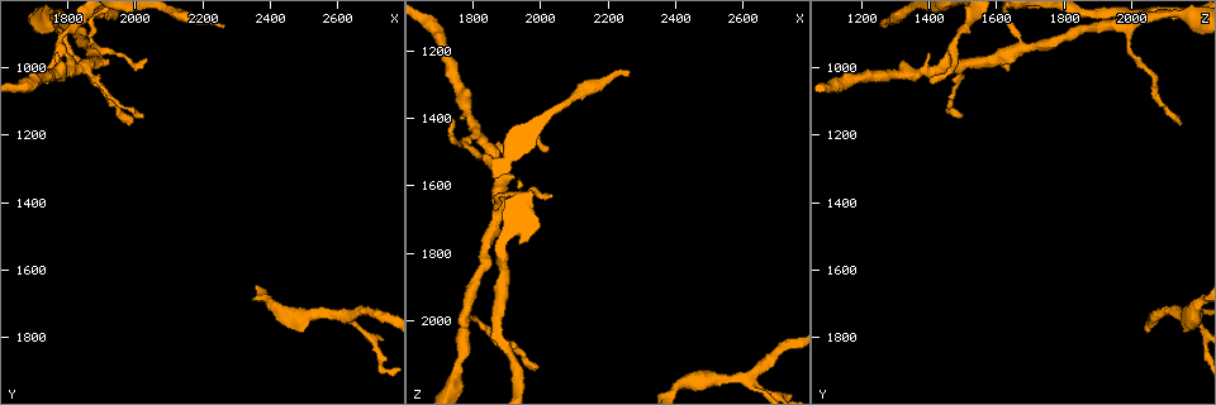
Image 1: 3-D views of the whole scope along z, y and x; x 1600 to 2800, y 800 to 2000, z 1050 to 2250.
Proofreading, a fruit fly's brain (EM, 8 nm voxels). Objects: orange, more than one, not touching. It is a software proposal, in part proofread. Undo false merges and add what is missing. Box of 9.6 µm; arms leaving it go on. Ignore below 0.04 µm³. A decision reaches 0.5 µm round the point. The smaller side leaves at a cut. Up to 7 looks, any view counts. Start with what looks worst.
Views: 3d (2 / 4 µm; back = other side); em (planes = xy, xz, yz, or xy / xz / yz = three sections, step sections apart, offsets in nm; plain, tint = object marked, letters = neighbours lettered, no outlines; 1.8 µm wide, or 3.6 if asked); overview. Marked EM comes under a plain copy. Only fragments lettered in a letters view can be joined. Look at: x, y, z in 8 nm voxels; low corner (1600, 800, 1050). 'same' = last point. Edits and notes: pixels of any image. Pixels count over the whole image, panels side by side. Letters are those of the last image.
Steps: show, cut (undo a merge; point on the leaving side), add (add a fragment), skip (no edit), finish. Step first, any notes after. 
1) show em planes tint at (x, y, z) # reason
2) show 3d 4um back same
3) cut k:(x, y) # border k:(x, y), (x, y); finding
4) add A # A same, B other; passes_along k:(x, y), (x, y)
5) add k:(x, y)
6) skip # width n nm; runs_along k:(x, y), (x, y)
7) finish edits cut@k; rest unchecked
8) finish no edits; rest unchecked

show em yz step 8 tint at (2620, 1730, 2170) # four-way junction

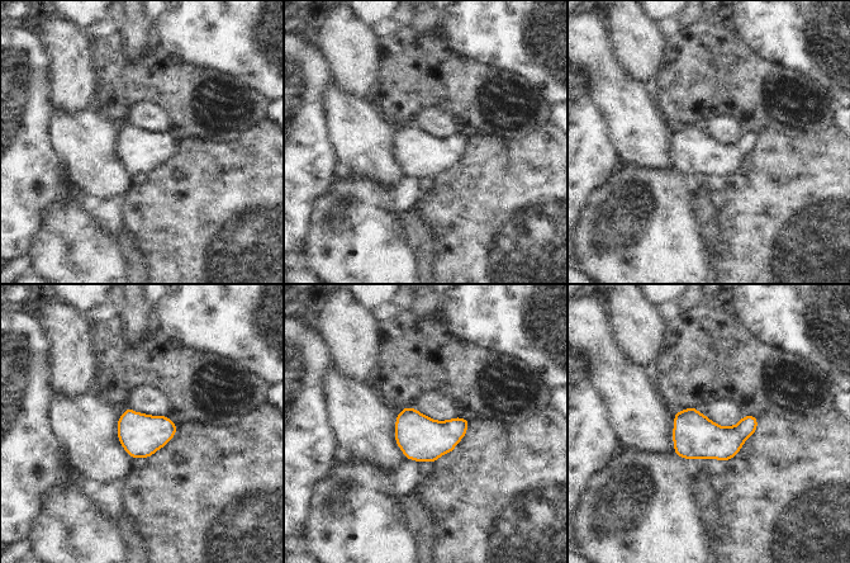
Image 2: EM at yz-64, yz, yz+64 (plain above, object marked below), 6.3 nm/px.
show em planes letters same # cut it another way

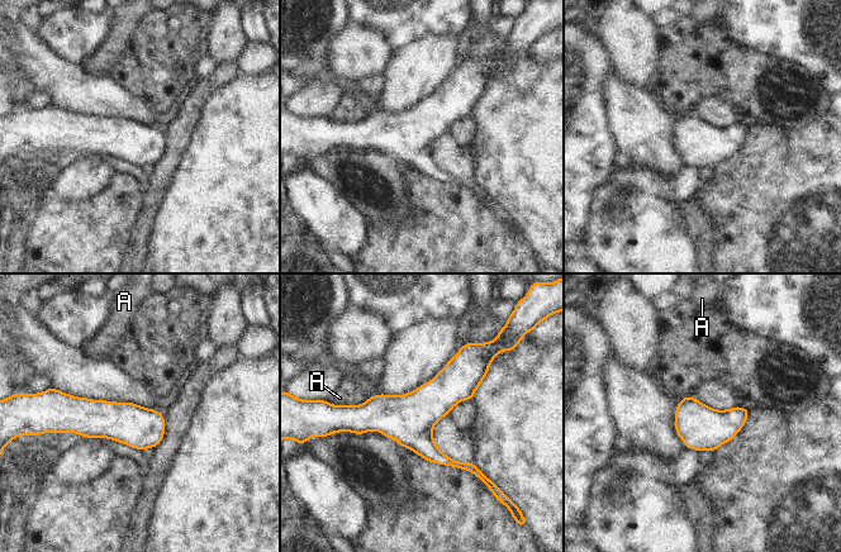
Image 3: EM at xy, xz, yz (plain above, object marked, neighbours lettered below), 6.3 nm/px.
skip # A other; one neuron here

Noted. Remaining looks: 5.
show 3d 2um back at (1810, 980, 1450) # two arms in line, one across

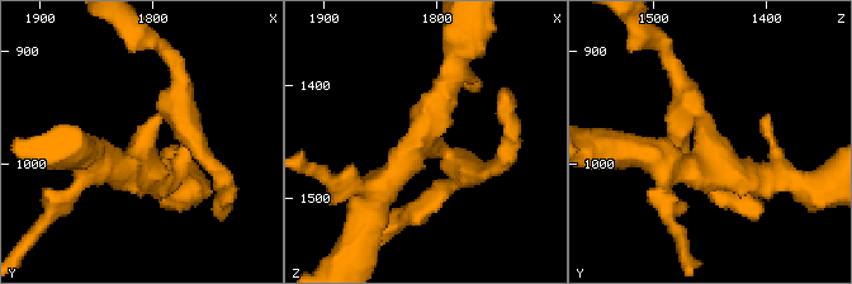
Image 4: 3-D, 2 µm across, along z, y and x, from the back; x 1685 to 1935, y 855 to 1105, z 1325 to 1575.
show em xy step 8 letters at (1806, 984, 1456)

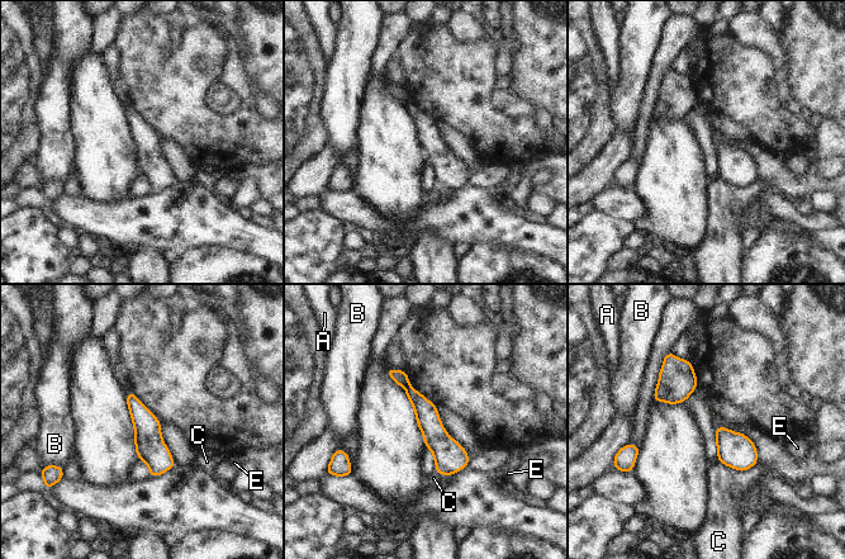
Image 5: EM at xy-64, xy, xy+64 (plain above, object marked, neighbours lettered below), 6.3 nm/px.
cut 5:(400, 378) # A other, B other, C other, E other; border 5:(408, 382), (403, 387); a second neuron is stuck on

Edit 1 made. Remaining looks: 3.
show em xy step 8 tint at (1870, 950, 1680)

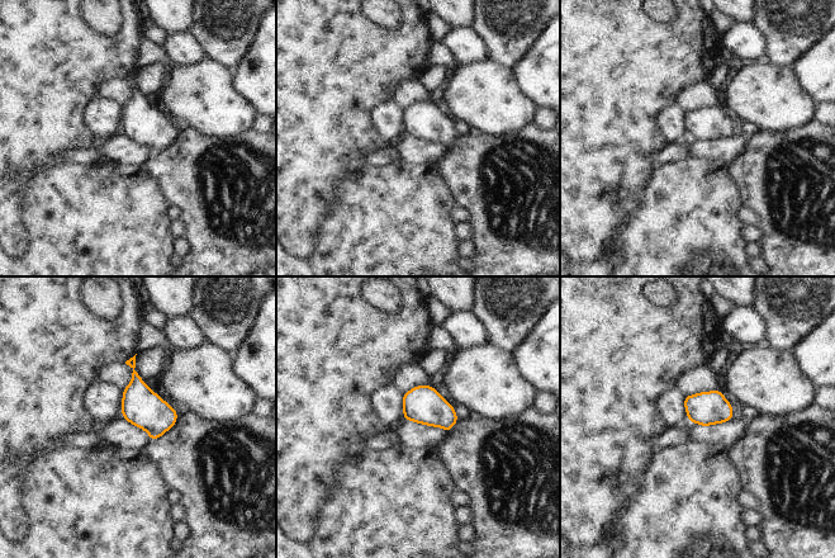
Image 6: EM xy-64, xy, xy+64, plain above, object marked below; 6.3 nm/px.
show em planes letters same

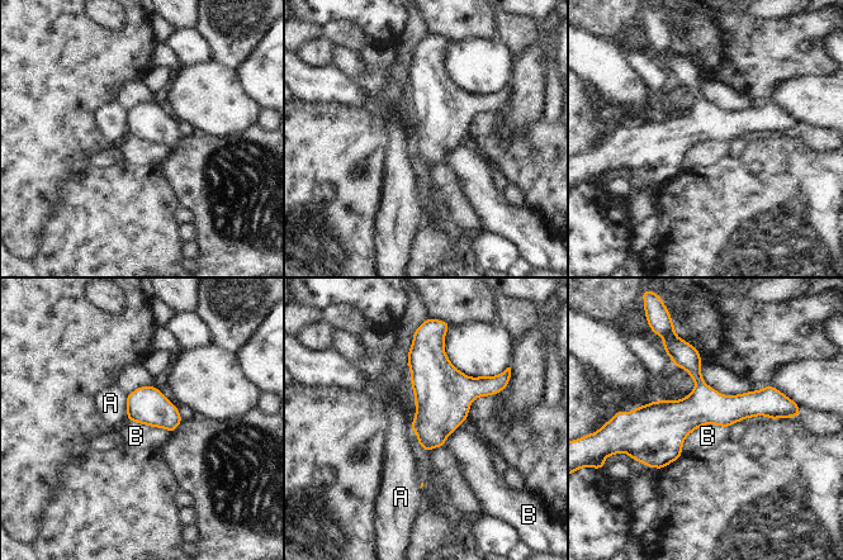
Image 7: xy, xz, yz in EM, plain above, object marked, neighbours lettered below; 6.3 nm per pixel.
skip # A other, B other; runs_along 7:(786, 413), (697, 408), (634, 426); one neuron here

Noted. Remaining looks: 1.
finish edits cut@5; rest unchecked

